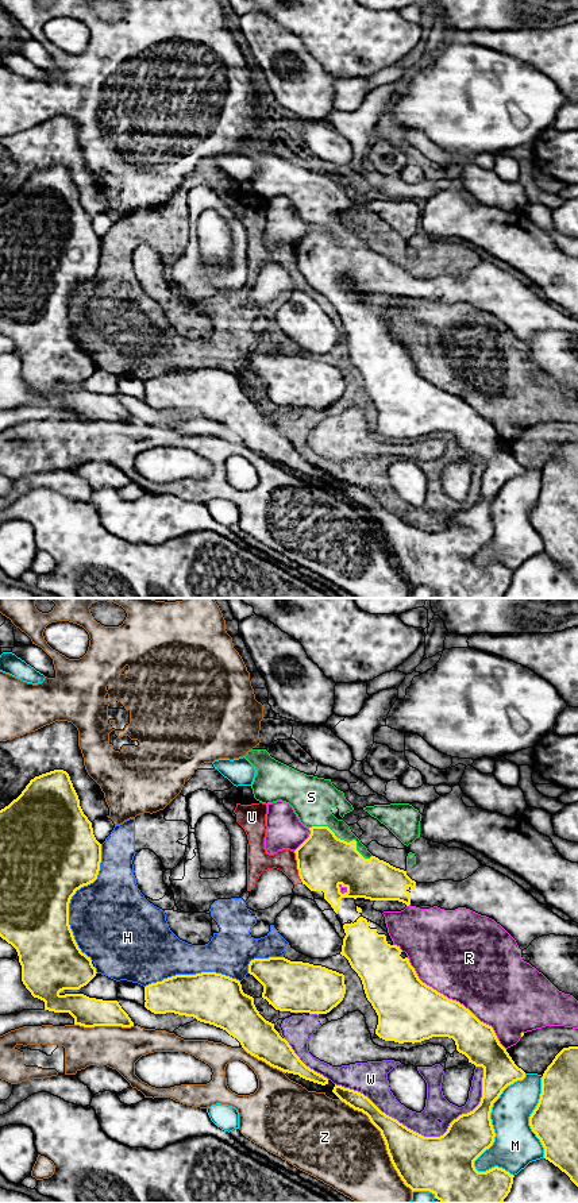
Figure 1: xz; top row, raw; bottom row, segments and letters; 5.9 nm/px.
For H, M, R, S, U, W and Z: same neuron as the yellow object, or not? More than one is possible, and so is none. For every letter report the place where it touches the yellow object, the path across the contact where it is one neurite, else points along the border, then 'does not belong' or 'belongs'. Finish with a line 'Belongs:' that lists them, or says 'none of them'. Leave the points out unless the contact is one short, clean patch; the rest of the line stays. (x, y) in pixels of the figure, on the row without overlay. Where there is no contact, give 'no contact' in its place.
H: meets yellow in xz at (70, 293); does not belong
M: meets yellow in xz at (490, 515); does not belong
R: meets yellow in xz at (455, 396); does not belong
S: meets yellow in xz at (343, 235); belongs
U: meets yellow in xz at (297, 262); border along xz (293, 246), (297, 270), (303, 277); does not belong
W: meets yellow in xz at (426, 532); does not belong
Z: meets yellow in xz at (384, 535); does not belong
Belongs: S

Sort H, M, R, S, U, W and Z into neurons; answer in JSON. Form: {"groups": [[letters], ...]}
{"groups": [["H", "U", "W"], ["M"], ["R"], ["S"], ["Z"]]}

